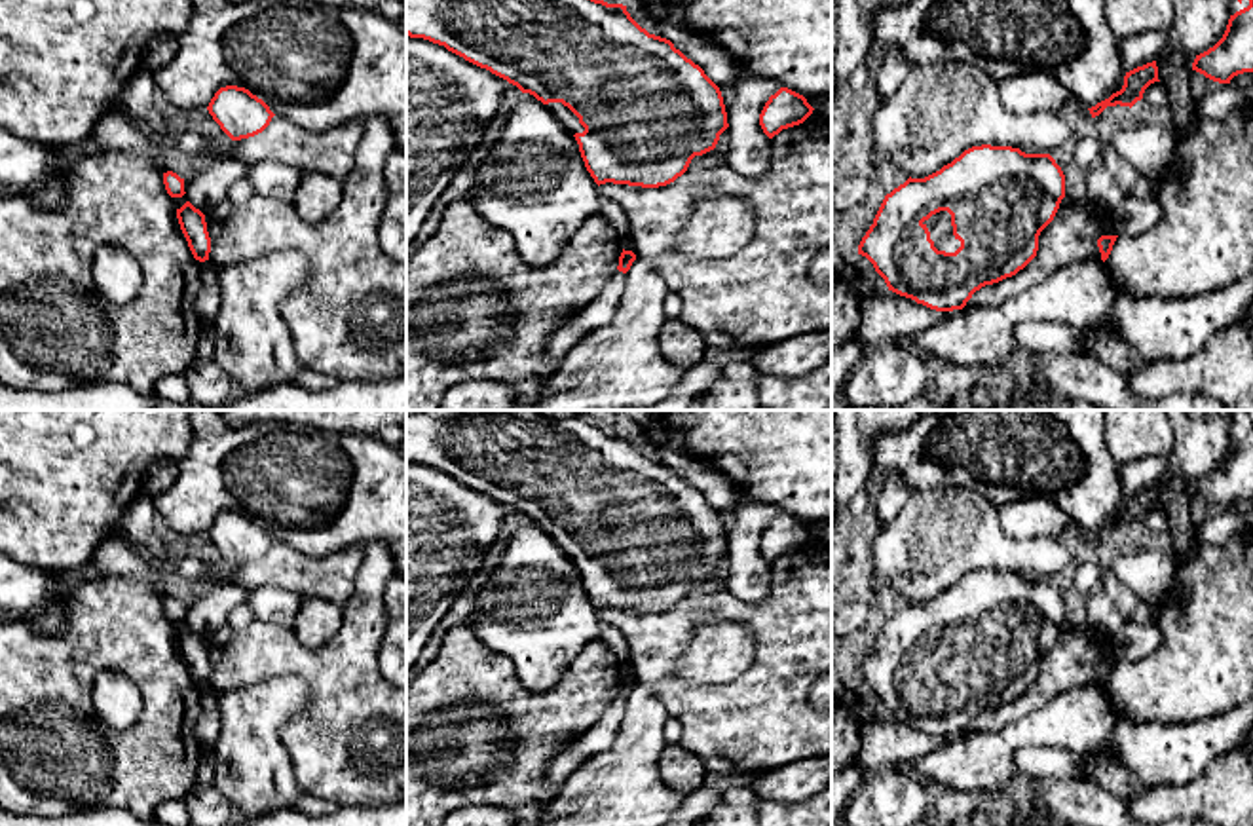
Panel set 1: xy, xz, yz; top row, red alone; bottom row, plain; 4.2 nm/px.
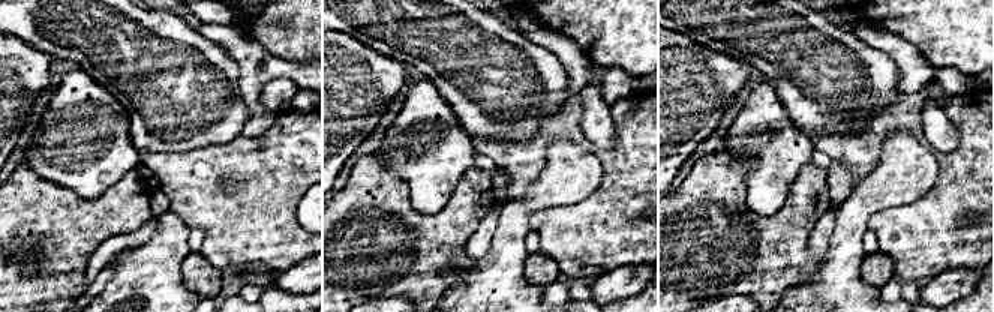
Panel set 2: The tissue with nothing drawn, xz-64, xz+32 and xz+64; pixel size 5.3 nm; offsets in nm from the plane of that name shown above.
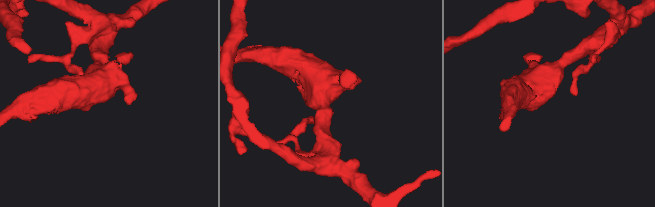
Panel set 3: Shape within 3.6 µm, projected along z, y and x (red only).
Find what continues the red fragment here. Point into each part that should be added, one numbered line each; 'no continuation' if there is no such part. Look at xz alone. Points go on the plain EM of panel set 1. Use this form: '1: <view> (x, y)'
1: xz (564, 540)

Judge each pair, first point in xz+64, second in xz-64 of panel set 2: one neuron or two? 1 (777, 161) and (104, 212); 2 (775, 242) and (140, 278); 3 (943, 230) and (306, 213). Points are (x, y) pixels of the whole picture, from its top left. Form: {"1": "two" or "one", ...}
{"1": "two", "2": "two", "3": "two"}

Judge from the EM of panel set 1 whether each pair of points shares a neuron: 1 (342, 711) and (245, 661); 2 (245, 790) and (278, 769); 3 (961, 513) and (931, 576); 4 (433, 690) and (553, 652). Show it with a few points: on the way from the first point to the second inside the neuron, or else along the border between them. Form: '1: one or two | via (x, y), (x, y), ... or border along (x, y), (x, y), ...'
1: one | via (323, 686), (299, 661), (270, 661)
2: one | via (253, 783), (270, 769)
3: one | via (948, 528), (931, 545), (931, 561)
4: two | border along (477, 638), (502, 652), (526, 688), (555, 684)

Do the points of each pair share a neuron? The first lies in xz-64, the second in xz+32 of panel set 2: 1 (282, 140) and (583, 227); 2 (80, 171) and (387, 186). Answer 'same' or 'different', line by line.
1: same
2: different

